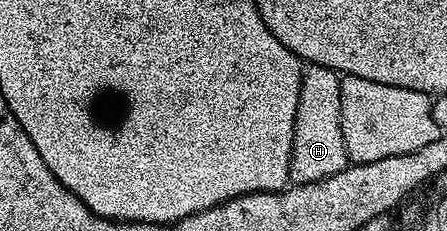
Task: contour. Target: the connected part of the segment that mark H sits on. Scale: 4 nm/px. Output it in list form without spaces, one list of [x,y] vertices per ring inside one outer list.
[[[309,64],[302,73],[300,100],[294,126],[292,161],[289,163],[293,186],[327,179],[349,166],[340,119],[341,76],[324,66]]]

